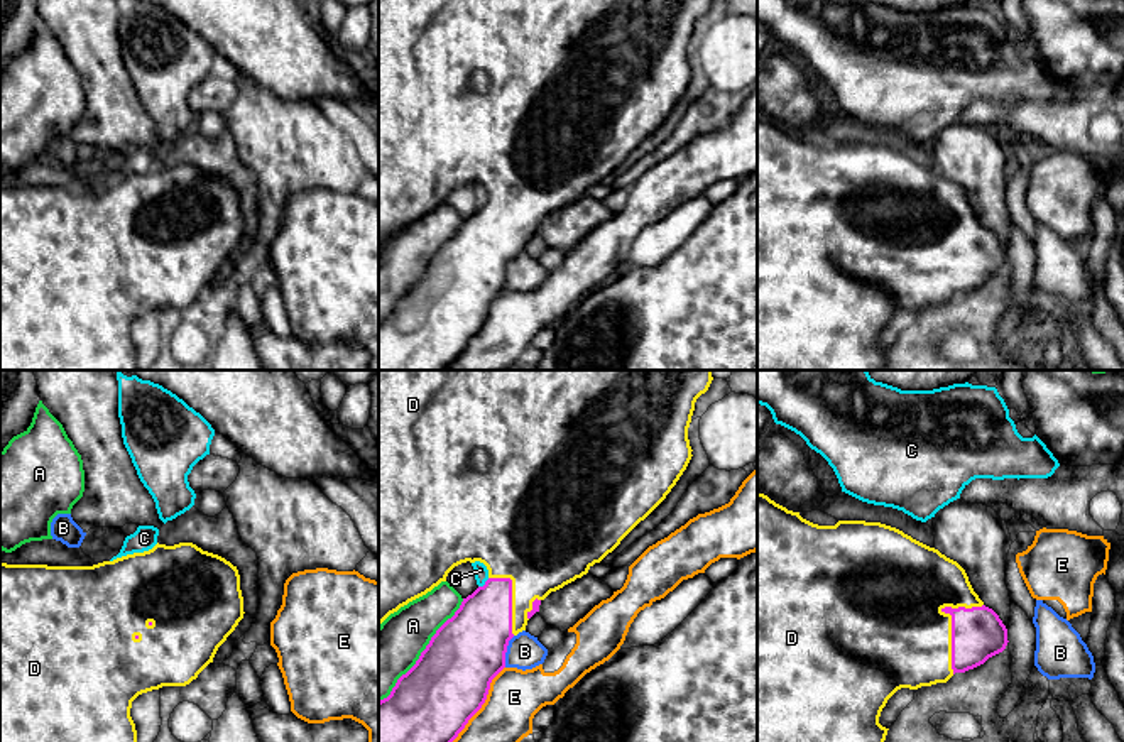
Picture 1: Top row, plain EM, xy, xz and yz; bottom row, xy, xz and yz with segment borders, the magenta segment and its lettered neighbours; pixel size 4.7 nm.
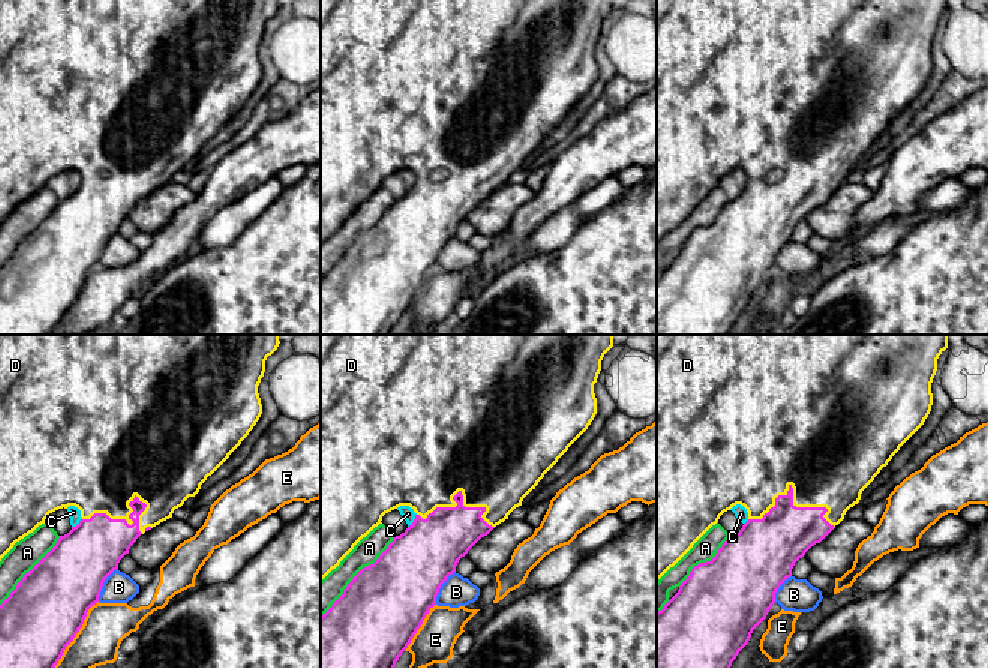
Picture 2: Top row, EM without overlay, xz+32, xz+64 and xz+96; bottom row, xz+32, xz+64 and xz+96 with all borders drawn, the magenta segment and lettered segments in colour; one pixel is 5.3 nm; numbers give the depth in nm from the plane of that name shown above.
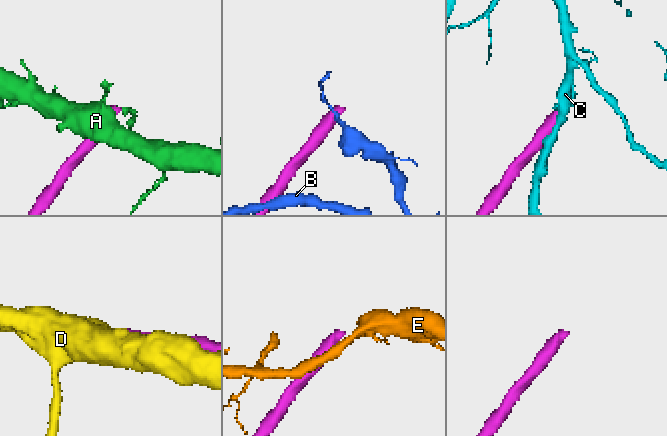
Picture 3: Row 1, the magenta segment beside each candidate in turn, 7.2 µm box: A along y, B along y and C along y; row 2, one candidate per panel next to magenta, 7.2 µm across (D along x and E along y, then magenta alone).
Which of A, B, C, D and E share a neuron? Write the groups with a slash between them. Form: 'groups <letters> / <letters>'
groups A / B / C / D / E

